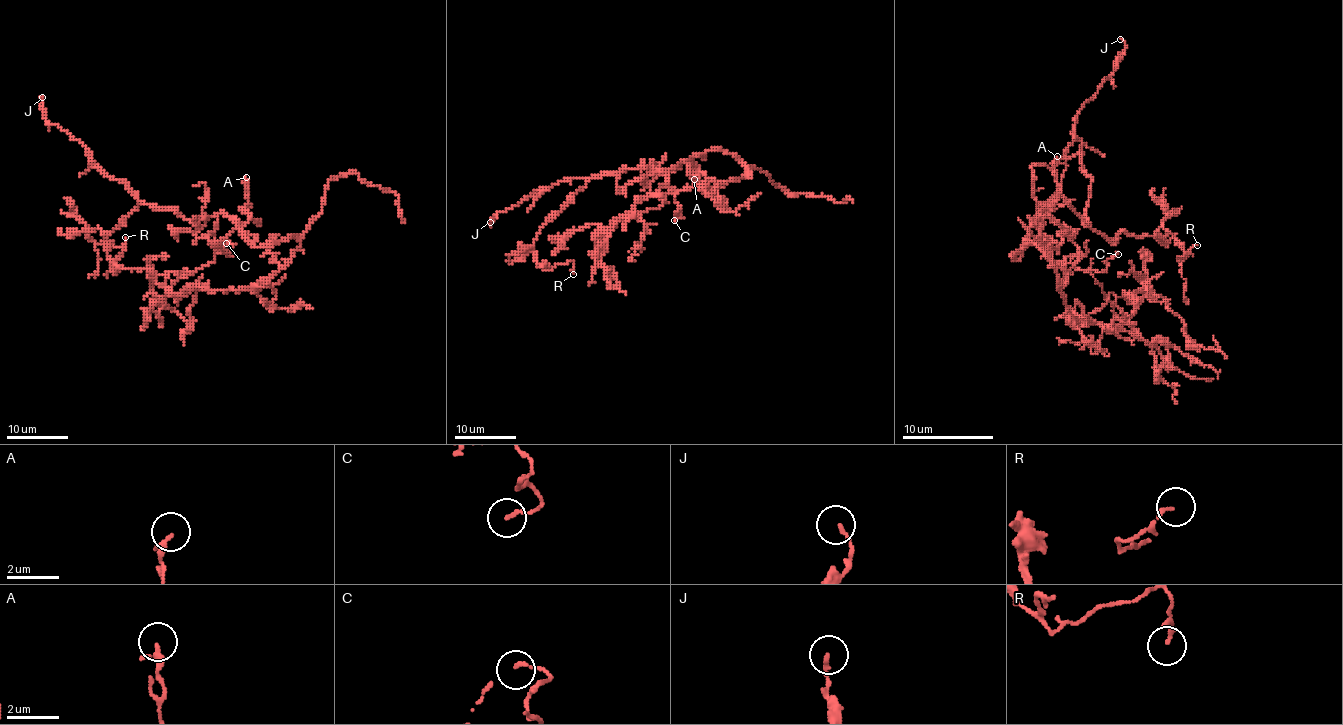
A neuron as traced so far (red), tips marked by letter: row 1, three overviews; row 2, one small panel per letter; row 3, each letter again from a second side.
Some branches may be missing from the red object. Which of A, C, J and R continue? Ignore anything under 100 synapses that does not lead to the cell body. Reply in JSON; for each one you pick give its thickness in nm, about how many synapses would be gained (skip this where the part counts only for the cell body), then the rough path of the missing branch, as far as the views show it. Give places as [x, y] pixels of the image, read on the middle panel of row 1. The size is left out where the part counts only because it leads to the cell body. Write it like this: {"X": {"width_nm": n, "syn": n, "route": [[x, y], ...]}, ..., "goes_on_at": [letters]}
{"goes_on_at": []}

